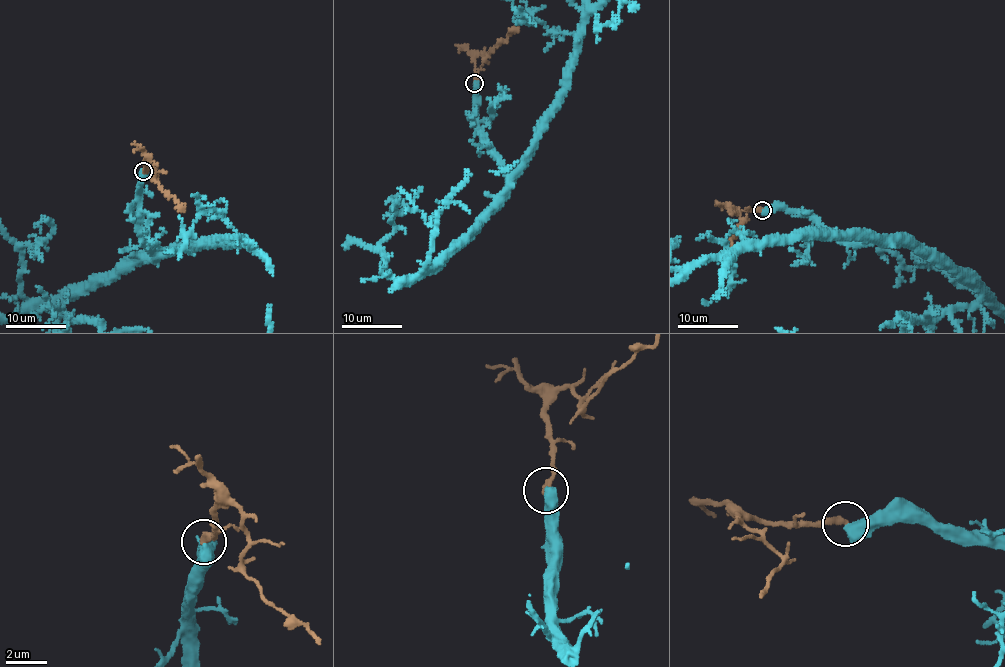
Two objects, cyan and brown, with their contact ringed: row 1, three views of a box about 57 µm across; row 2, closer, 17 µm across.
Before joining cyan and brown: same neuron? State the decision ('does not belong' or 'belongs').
does not belong

